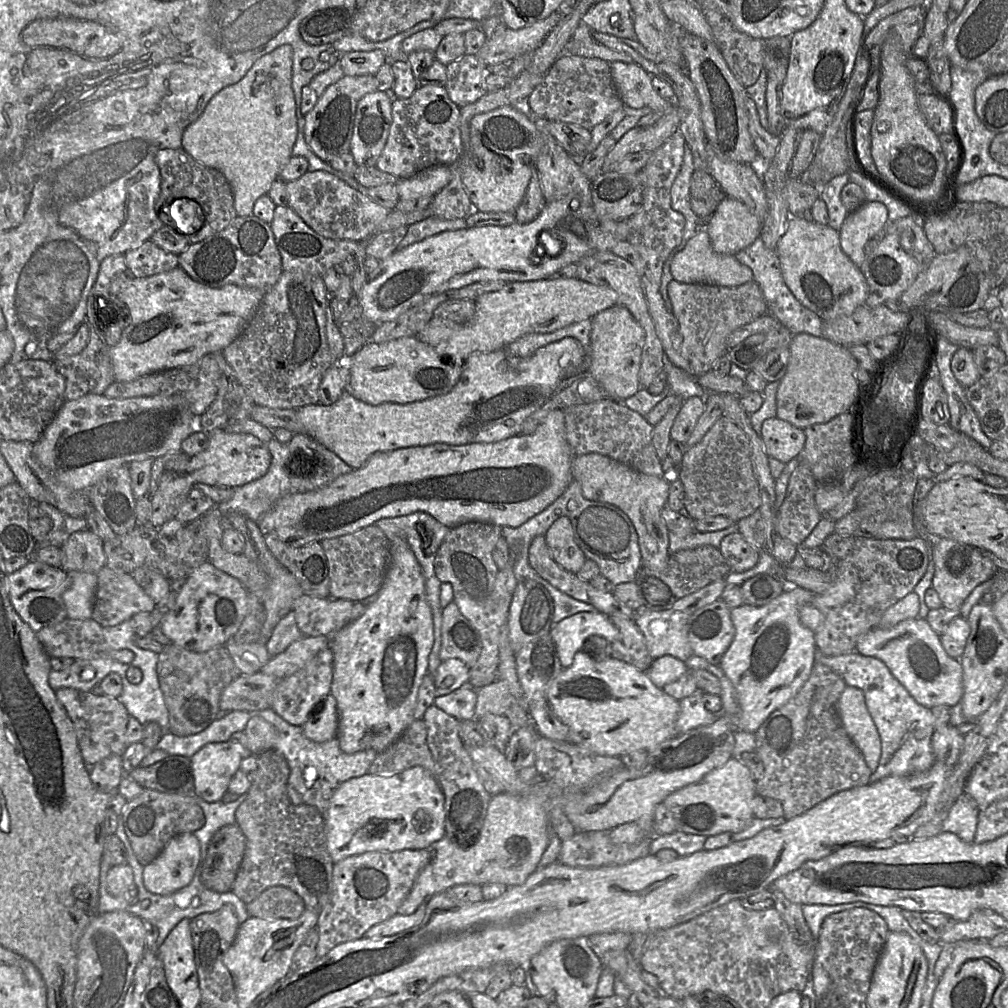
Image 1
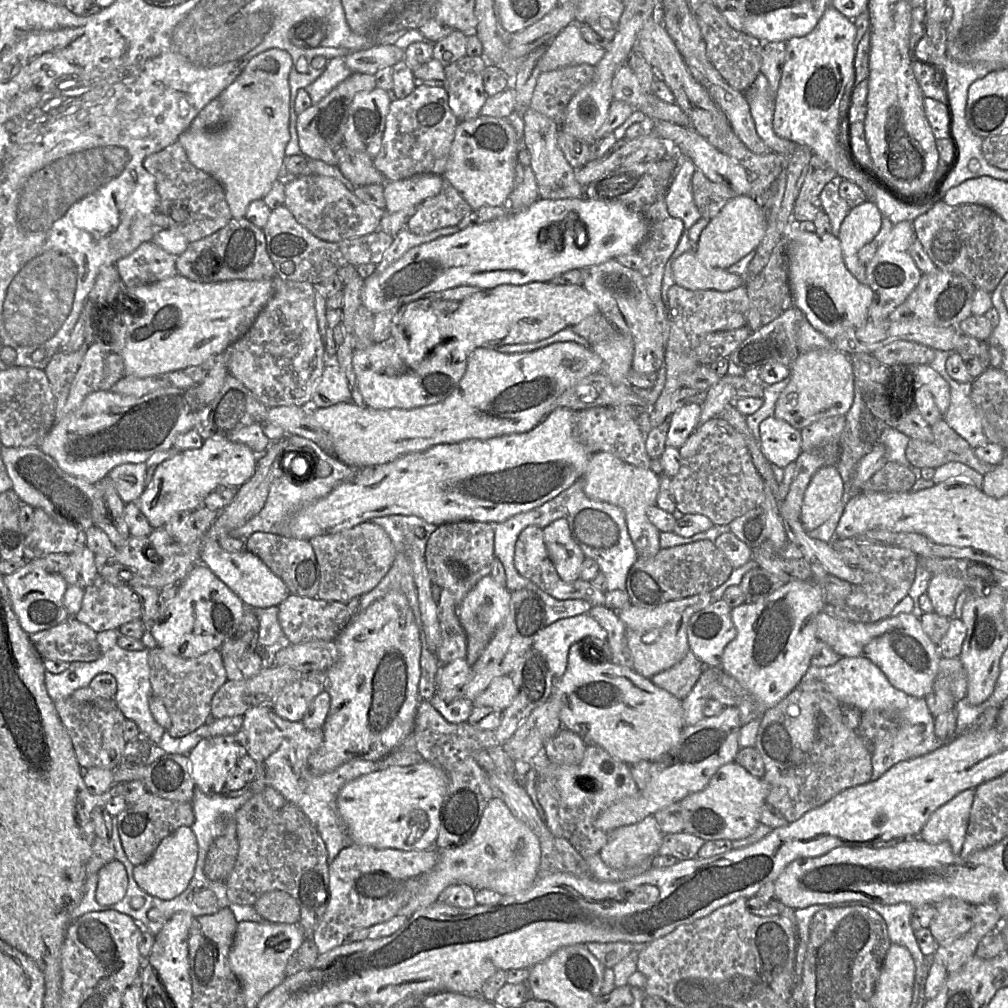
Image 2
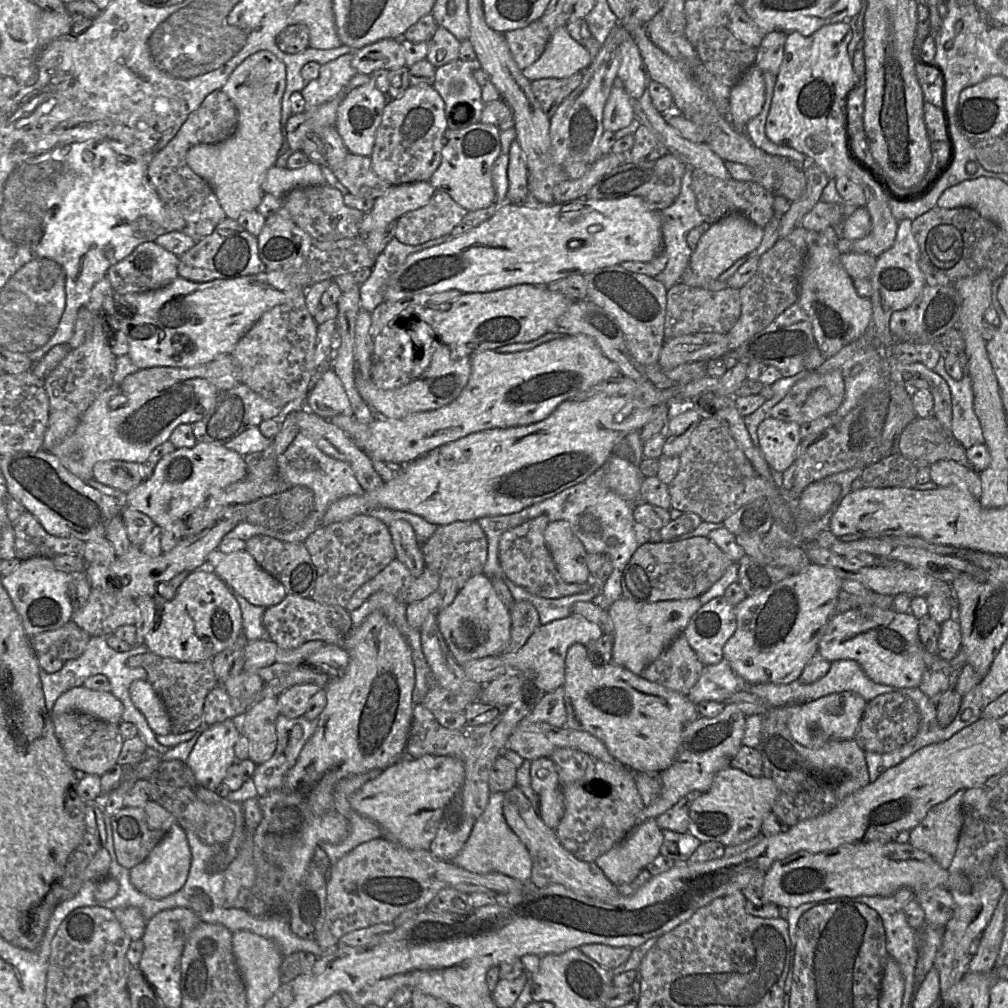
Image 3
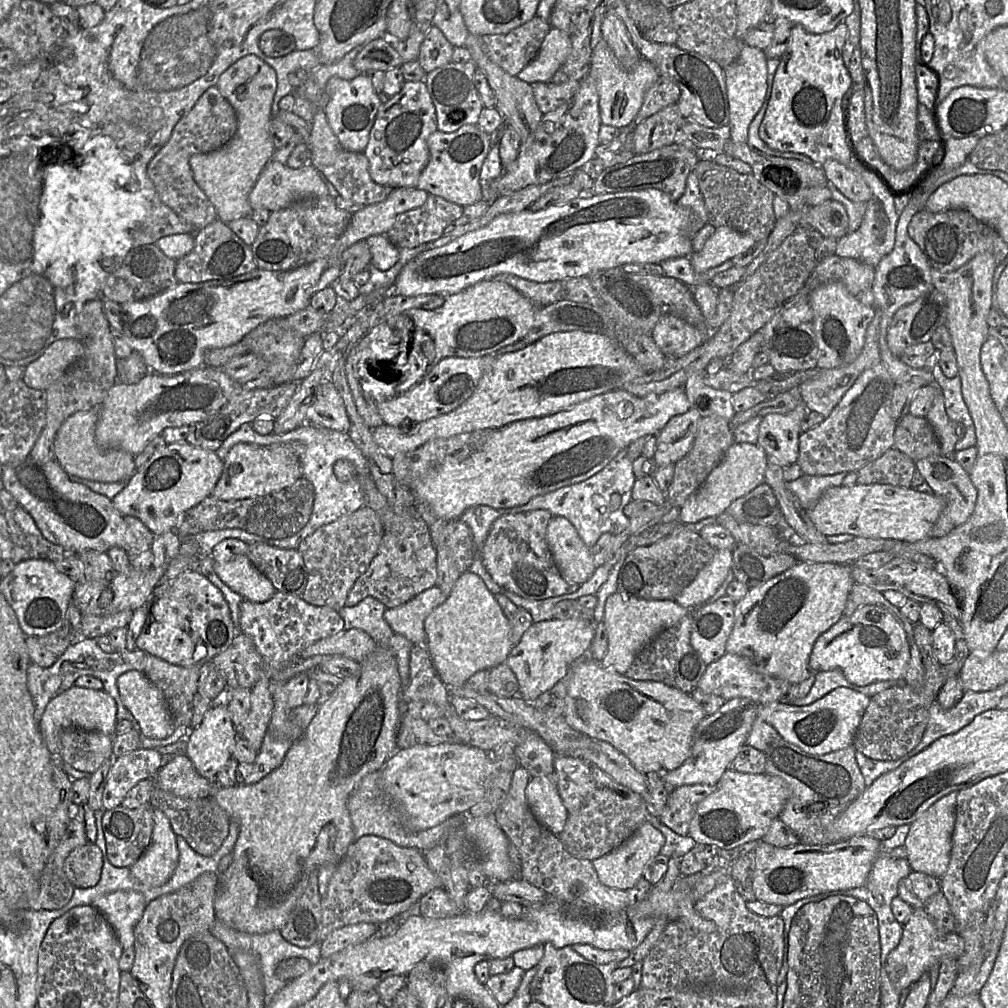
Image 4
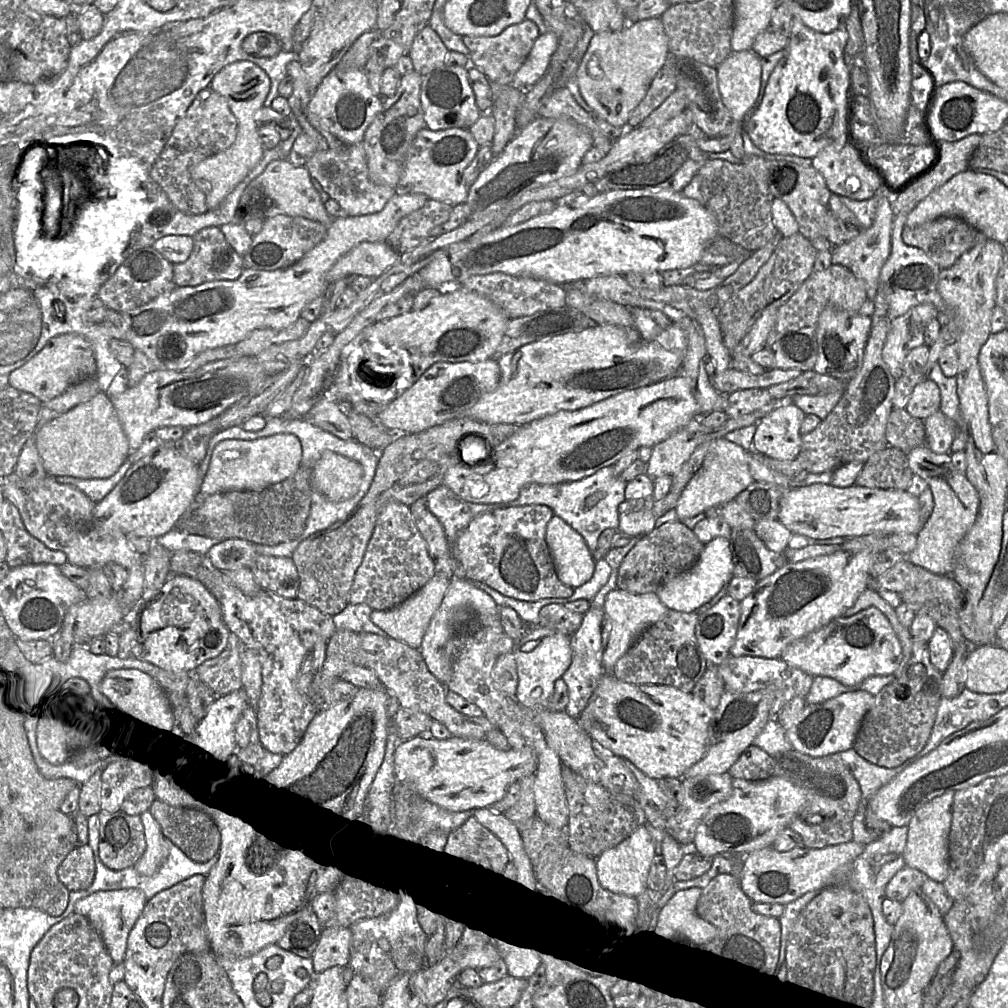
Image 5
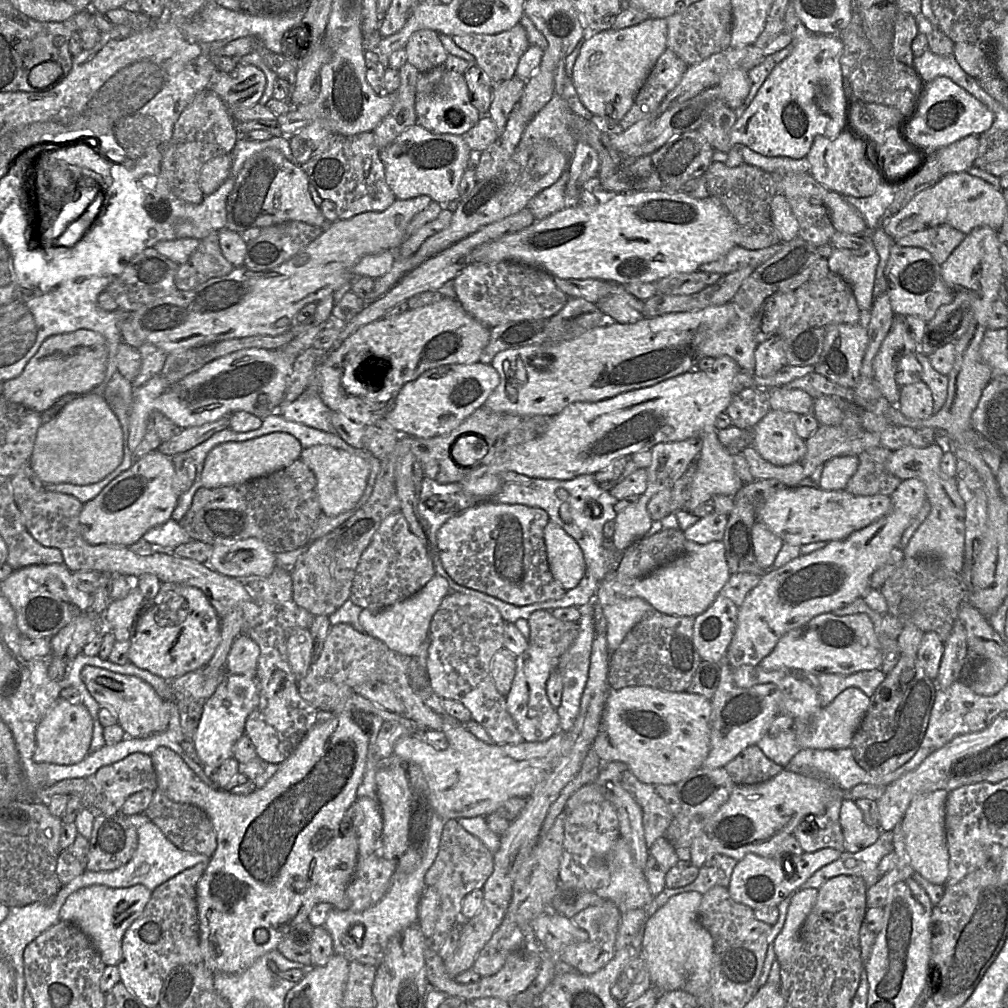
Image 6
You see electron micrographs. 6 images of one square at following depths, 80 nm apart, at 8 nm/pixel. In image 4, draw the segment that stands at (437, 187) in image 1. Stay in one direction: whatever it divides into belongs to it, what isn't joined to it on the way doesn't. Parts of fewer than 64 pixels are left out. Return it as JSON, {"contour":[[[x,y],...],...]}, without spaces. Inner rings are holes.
{"contour":[[[418,187],[395,188],[381,202],[352,213],[344,232],[337,237],[339,253],[373,235],[386,235],[398,217],[423,205],[429,193]]]}

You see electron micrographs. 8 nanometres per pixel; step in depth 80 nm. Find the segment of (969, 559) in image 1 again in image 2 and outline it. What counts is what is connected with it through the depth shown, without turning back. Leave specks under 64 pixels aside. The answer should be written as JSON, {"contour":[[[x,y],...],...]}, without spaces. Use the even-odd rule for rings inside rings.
{"contour":[[[932,575],[926,593],[931,600],[933,612],[952,618],[955,602],[966,589],[965,580],[959,575]]]}

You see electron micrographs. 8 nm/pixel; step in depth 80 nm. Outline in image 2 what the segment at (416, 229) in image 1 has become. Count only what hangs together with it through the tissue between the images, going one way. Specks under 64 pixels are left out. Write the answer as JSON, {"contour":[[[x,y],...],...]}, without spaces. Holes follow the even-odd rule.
{"contour":[[[458,226],[440,228],[424,235],[414,234],[407,228],[402,229],[394,238],[392,244],[384,252],[381,261],[376,265],[374,273],[381,273],[392,263],[401,258],[411,248],[434,241],[440,237],[459,232]]]}

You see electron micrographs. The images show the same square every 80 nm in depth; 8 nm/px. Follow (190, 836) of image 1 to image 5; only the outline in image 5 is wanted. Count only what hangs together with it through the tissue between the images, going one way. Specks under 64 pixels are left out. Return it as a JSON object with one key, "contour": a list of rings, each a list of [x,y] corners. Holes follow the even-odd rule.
{"contour":[[[150,810],[141,814],[140,817],[144,826],[147,847],[134,867],[140,874],[151,876],[159,870],[168,857],[168,841]]]}

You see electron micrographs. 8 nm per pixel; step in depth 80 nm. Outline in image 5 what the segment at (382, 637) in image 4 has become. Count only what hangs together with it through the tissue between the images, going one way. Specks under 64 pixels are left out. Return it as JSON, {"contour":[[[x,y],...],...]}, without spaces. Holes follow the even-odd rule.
{"contour":[[[348,603],[340,613],[333,616],[333,621],[337,630],[386,636],[383,630],[371,621],[372,612],[373,610],[367,604]]]}

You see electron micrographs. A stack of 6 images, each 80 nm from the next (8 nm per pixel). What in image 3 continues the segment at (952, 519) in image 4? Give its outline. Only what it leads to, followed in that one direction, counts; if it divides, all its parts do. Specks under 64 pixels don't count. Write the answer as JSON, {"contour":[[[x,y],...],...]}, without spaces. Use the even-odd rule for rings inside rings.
{"contour":[[[941,460],[929,467],[931,482],[938,487],[956,486],[967,491],[975,499],[982,494],[979,473],[952,460]]]}

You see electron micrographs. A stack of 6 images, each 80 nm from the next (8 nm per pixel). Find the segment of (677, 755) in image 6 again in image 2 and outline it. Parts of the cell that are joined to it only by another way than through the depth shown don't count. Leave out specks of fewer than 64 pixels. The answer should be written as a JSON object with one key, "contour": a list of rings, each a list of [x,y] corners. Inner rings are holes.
{"contour":[[[584,643],[570,647],[566,672],[554,680],[553,696],[559,701],[563,727],[579,735],[586,745],[600,746],[628,765],[659,760],[680,741],[685,727],[682,701],[633,668],[591,656]]]}

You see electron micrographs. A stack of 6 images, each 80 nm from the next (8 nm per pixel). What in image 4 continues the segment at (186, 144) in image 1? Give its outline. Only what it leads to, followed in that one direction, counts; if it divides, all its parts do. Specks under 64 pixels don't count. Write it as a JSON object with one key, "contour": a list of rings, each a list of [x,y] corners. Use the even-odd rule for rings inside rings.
{"contour":[[[247,55],[224,71],[216,84],[237,116],[237,131],[219,150],[195,154],[189,165],[193,177],[215,207],[217,218],[224,223],[250,216],[253,209],[249,194],[276,150],[269,135],[268,125],[273,117],[272,104],[277,89],[276,71],[256,55]]]}

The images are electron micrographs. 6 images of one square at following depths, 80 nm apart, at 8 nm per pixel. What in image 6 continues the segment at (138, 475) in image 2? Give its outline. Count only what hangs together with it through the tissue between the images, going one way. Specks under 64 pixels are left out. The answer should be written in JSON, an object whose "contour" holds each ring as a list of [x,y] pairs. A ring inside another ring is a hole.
{"contour":[[[87,393],[66,404],[37,431],[30,465],[45,485],[87,485],[112,473],[124,457],[123,431],[102,394]]]}

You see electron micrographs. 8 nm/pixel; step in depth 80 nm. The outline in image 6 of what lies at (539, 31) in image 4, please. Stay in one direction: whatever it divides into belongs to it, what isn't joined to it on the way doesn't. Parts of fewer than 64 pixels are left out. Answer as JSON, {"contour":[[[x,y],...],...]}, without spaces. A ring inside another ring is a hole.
{"contour":[[[520,23],[498,34],[451,37],[457,46],[475,58],[475,64],[484,71],[492,85],[512,79],[521,57],[531,46],[527,32]]]}

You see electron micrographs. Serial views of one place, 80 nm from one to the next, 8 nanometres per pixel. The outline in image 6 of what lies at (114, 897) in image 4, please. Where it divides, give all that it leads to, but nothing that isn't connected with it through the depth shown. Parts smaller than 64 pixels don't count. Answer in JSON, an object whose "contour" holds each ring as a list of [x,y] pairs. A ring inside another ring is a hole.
{"contour":[[[137,884],[124,888],[105,885],[83,887],[70,894],[59,912],[60,921],[77,925],[91,940],[106,966],[117,966],[122,958],[122,940],[126,930],[143,912],[151,891]]]}

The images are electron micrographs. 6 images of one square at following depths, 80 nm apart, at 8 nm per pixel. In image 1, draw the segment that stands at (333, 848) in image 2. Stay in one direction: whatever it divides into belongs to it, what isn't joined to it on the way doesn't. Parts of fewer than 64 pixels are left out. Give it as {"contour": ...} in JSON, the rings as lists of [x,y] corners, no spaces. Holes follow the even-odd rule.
{"contour":[[[272,708],[249,713],[259,715],[273,725],[277,731],[275,750],[286,759],[290,768],[287,789],[291,801],[296,805],[314,806],[324,817],[337,788],[347,780],[368,773],[372,762],[378,755],[372,749],[346,754],[340,749],[336,738],[323,743],[313,742],[304,735],[301,726],[291,725]]]}

